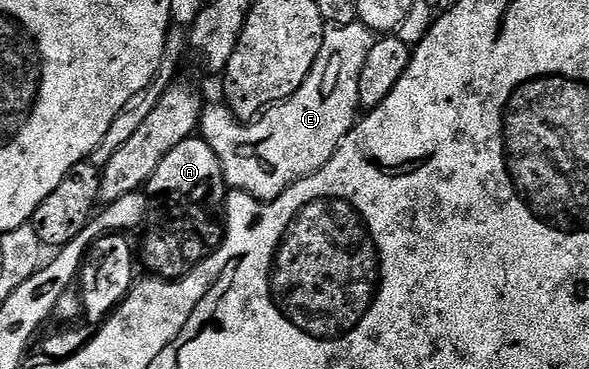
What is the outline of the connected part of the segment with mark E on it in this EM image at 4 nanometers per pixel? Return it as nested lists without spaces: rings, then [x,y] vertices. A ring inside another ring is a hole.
[[[355,21],[348,26],[327,26],[323,31],[321,52],[301,88],[286,102],[277,102],[274,106],[263,111],[254,120],[244,124],[236,118],[230,110],[204,109],[201,119],[201,137],[217,152],[217,160],[223,169],[224,183],[231,190],[243,190],[261,202],[271,202],[285,188],[289,188],[297,180],[309,177],[320,170],[337,152],[341,140],[345,140],[347,133],[355,127],[359,109],[359,77],[361,68],[365,68],[365,56],[369,56],[369,48],[373,48],[376,35]]]

